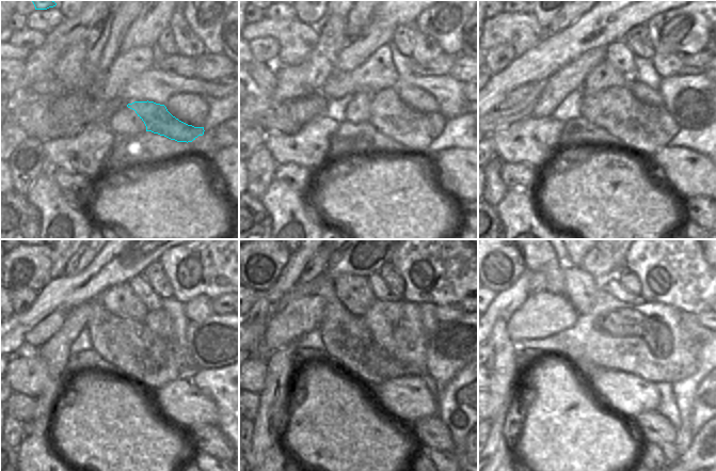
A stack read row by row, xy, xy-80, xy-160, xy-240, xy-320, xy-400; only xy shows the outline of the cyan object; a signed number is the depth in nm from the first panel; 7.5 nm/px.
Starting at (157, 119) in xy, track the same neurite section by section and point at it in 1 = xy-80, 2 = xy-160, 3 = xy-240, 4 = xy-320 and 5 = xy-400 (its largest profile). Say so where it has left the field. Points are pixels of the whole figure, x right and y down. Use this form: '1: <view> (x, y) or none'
1: xy-80 (414, 129)
2: xy-160 (645, 128)
3: xy-240 (153, 361)
4: xy-320 (348, 341)
5: xy-400 (544, 261)

